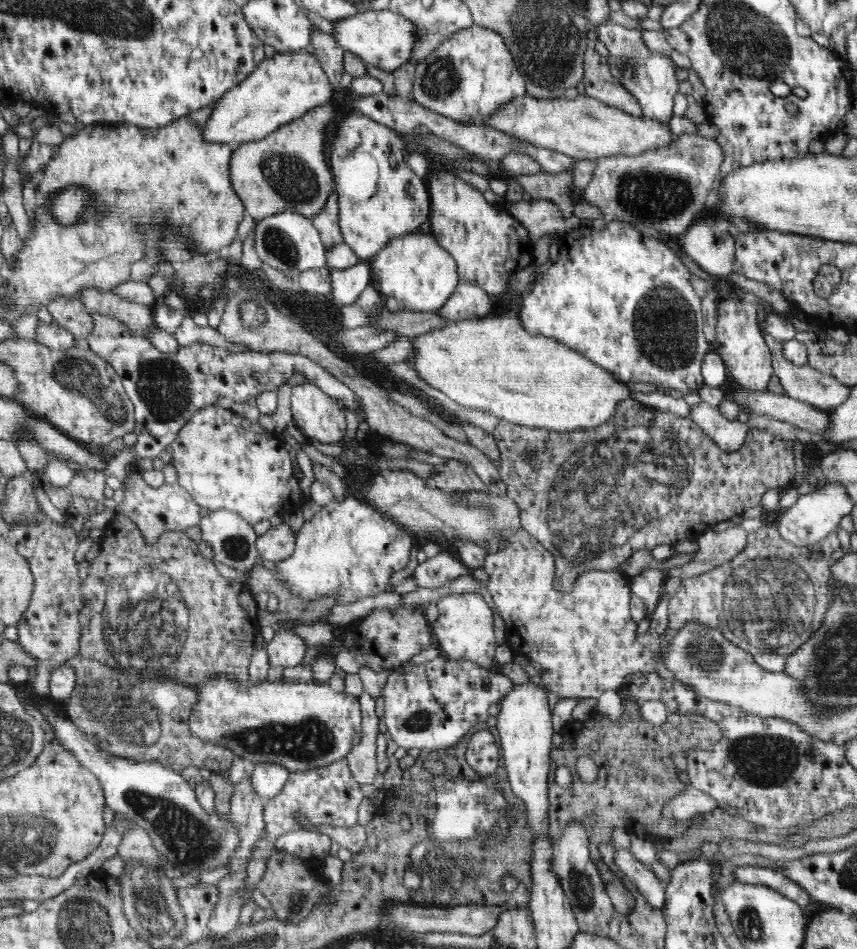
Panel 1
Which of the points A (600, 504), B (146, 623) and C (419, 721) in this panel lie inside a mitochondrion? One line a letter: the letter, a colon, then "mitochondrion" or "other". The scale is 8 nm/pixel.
A: mitochondrion
B: mitochondrion
C: mitochondrion

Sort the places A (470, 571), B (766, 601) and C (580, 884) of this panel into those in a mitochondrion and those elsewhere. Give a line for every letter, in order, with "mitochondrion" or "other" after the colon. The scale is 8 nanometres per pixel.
A: other
B: mitochondrion
C: mitochondrion

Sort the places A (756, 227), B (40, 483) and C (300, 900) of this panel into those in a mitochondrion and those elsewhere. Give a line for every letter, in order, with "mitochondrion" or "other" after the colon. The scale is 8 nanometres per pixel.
A: other
B: other
C: mitochondrion

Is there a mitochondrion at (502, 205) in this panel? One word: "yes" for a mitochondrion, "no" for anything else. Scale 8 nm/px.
no

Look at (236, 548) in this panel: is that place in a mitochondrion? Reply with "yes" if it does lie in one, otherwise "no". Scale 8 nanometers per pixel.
yes

